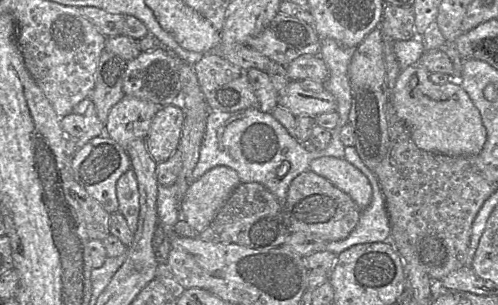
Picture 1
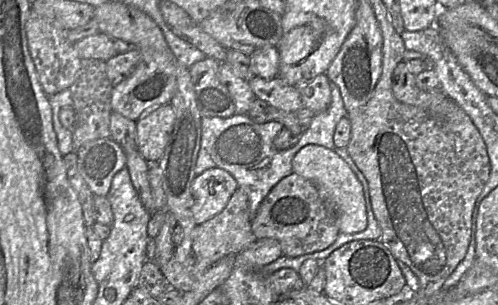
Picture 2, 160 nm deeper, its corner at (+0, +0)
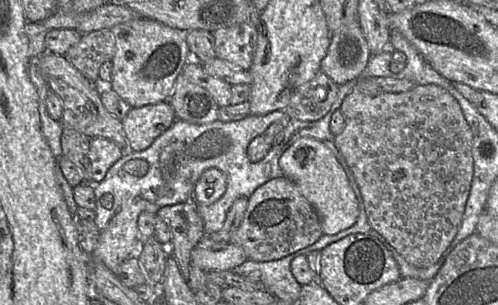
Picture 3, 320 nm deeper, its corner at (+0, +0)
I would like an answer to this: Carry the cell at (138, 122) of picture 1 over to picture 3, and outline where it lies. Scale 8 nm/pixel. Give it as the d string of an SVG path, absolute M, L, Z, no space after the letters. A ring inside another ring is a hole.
M147 17L117 24L110 30L115 38L111 88L131 107L168 101L190 55L185 33Z

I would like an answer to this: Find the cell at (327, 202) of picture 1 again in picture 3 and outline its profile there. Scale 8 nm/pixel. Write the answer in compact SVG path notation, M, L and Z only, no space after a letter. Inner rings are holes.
M282 176L258 187L247 199L247 208L230 243L240 246L248 260L265 262L284 258L314 244L322 235L319 215L297 185Z

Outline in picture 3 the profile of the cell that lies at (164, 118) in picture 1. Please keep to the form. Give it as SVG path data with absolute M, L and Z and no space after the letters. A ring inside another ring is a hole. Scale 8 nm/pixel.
M168 101L131 107L121 120L129 150L147 149L176 120L174 109Z

